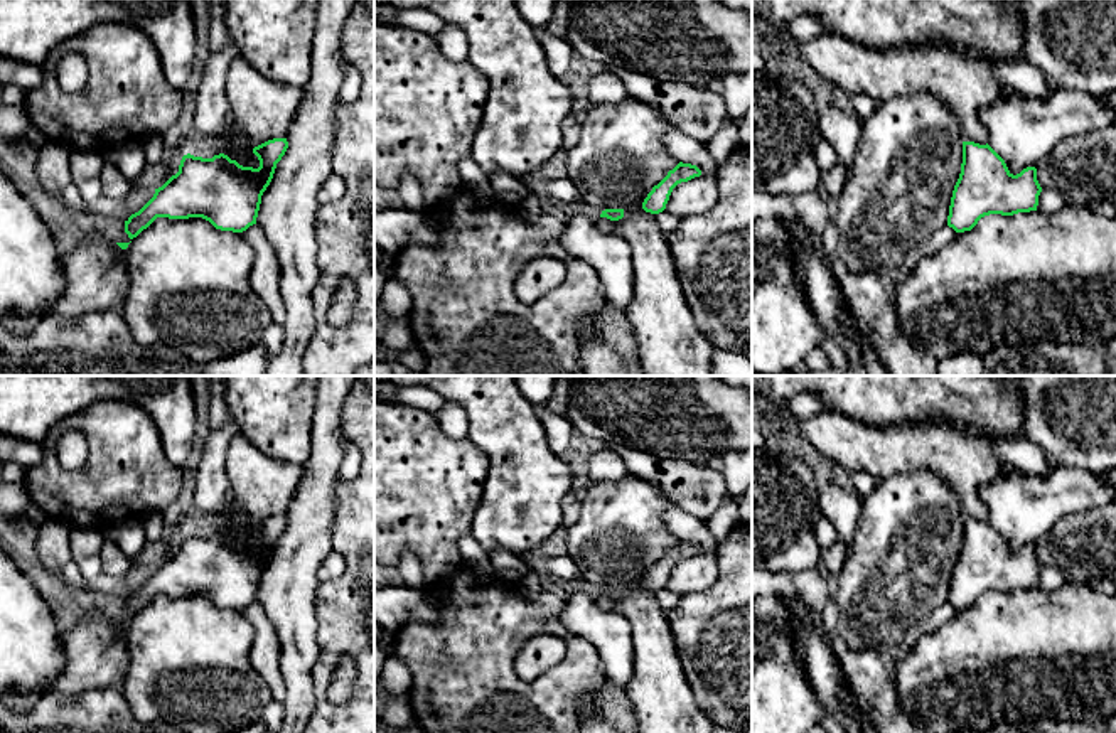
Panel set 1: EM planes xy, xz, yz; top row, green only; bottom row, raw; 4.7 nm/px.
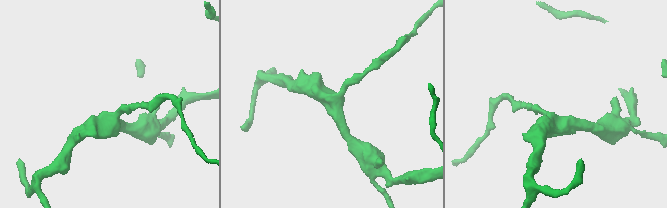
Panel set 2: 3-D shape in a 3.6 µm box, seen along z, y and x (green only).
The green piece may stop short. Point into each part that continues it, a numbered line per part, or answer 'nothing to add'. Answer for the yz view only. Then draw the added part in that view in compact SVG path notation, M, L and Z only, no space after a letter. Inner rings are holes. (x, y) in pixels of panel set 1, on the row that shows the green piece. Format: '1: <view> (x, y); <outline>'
nothing to add

